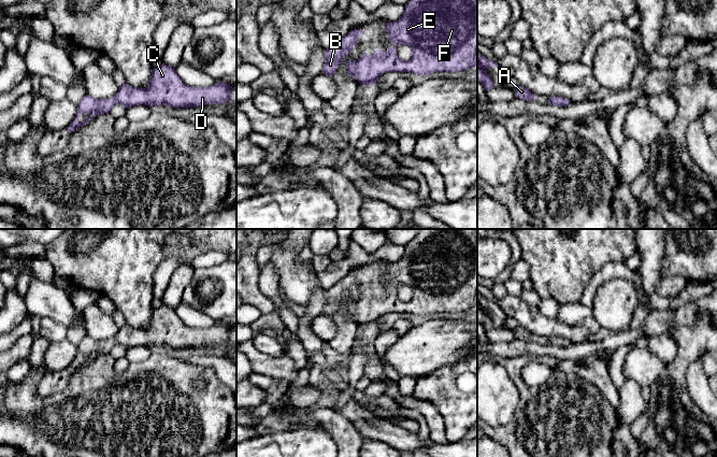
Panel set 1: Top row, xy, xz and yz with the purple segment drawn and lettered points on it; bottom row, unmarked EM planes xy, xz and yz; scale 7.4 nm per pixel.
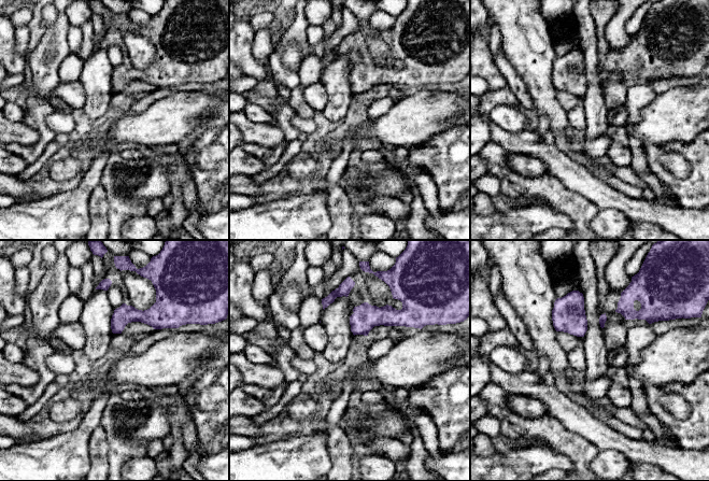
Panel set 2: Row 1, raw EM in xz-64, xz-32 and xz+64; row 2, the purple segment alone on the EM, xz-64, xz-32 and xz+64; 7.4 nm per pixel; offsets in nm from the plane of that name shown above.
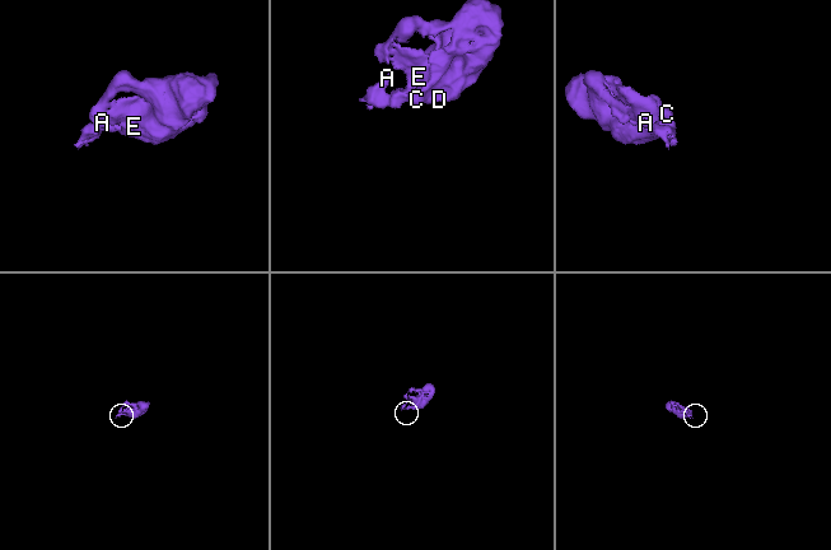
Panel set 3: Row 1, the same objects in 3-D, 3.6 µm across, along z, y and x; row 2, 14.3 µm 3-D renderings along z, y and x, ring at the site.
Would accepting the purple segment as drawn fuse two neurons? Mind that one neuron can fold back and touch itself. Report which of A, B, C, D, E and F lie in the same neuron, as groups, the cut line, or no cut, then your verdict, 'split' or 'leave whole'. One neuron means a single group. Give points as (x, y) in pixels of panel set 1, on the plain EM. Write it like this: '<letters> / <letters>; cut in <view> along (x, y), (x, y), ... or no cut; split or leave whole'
A B C D E F; no cut; leave whole

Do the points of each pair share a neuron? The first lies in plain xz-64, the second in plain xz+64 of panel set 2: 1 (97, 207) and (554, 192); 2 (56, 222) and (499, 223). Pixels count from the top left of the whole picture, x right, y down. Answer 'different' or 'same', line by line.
1: same
2: same

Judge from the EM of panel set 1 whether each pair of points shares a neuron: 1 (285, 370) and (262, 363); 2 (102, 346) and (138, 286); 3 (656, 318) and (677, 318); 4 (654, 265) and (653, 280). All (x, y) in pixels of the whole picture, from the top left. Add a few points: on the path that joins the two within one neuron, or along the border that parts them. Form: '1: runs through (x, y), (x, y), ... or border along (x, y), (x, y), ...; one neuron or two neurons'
1: runs through (280, 368), (268, 366); one neuron
2: border along (151, 316), (144, 328), (132, 328), (126, 323); two neurons
3: runs through (661, 318), (672, 318); one neuron
4: runs through (653, 268), (653, 276); one neuron

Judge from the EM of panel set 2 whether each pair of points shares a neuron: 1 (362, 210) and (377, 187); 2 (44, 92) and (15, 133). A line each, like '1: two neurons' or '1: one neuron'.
1: one neuron
2: two neurons

